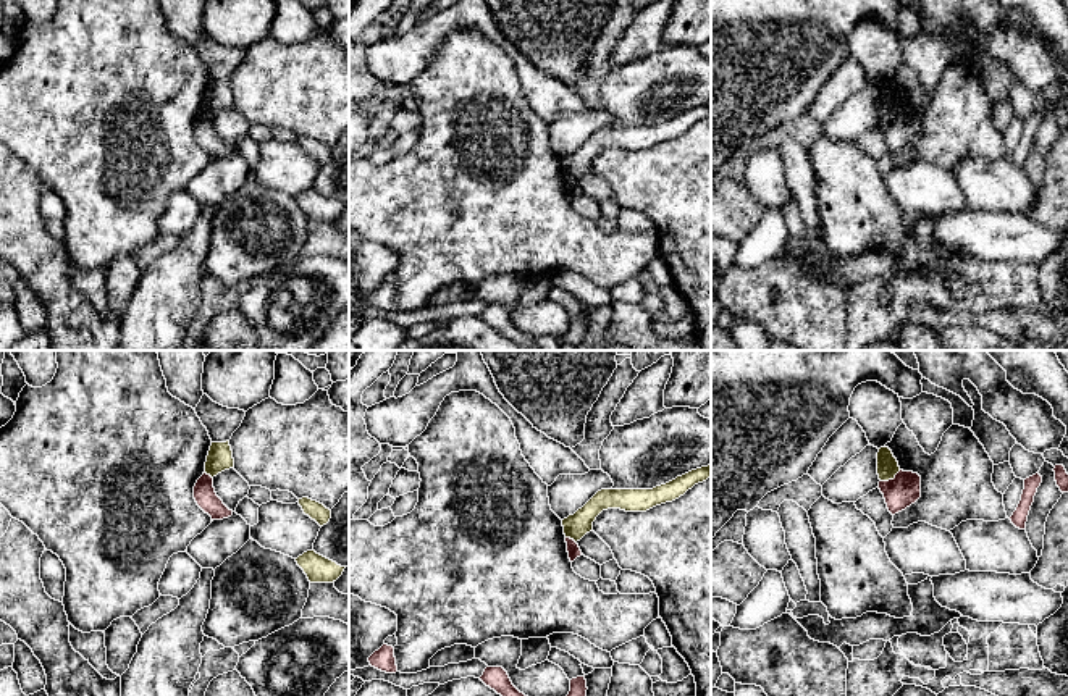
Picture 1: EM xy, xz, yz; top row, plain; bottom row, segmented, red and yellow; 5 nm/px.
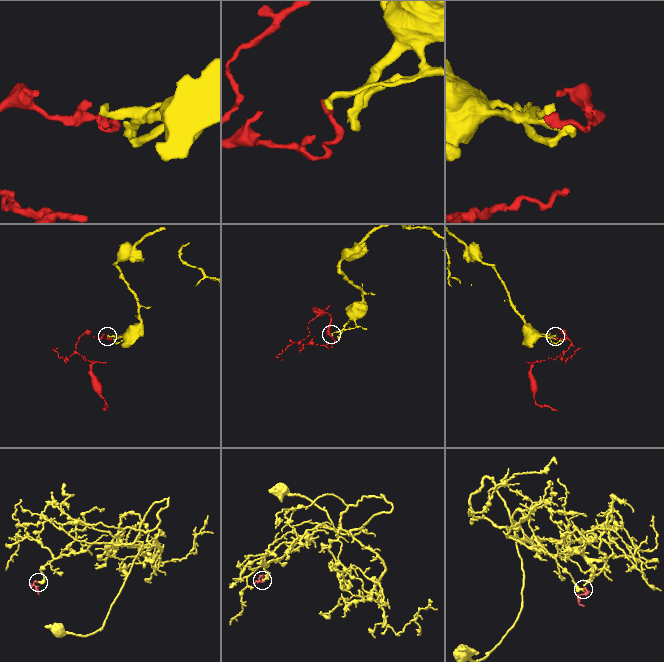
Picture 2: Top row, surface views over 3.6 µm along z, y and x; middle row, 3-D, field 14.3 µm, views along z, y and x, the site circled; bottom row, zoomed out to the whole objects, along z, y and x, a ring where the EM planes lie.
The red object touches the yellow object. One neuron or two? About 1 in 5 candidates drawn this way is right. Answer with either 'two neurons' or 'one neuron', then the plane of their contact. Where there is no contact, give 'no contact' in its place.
two neurons | yz

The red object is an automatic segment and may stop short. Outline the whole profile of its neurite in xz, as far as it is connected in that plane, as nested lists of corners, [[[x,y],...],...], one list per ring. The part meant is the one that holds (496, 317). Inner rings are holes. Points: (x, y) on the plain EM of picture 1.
[[[486,305],[480,318],[520,347],[525,347],[527,350],[540,350],[532,336],[525,334],[512,323],[502,305]]]

